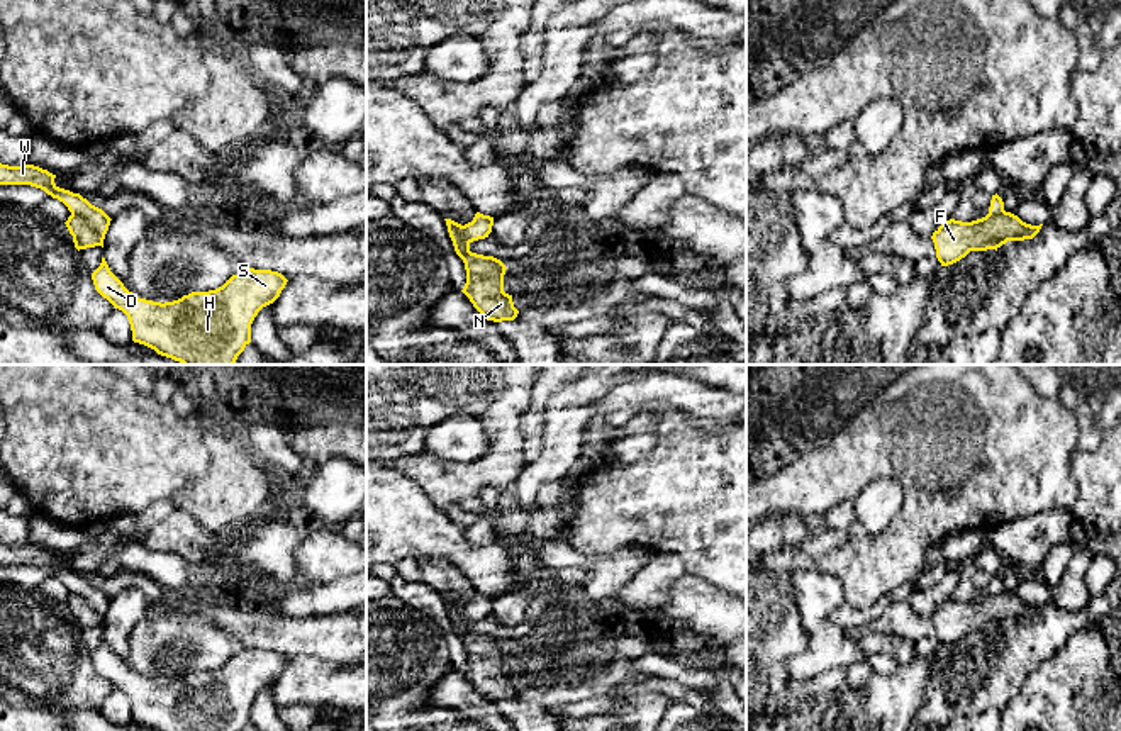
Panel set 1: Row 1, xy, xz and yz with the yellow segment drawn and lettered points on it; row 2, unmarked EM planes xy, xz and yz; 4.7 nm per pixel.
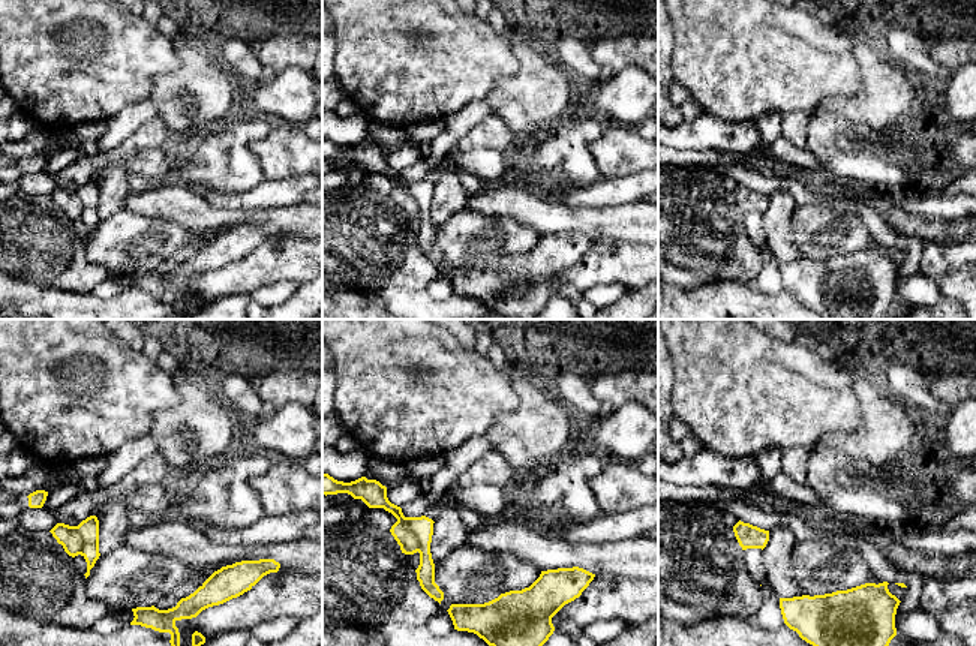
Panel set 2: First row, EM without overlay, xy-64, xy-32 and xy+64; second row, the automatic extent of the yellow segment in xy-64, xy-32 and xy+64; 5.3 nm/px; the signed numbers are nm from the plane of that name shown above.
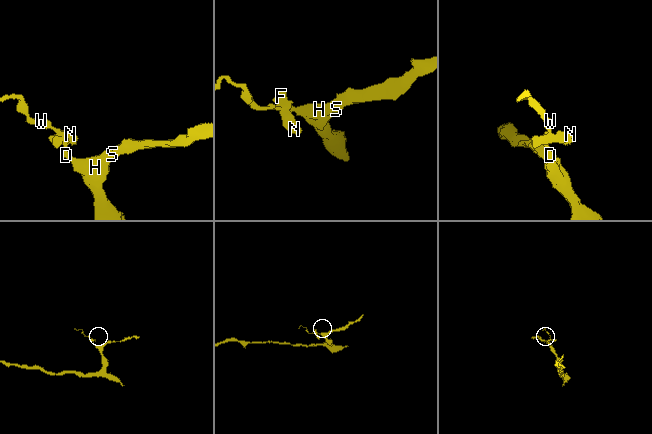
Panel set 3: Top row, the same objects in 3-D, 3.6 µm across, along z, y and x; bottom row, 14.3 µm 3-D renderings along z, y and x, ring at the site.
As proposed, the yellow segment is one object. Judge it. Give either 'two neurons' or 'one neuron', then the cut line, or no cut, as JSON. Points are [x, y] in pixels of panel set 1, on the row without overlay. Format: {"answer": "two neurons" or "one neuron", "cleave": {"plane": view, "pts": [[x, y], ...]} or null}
{"answer": "two neurons", "cleave": {"plane": "xy", "pts": [[72, 592], [83, 597], [104, 618]]}}

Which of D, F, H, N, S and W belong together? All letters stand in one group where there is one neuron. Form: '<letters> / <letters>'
D H S W / F N

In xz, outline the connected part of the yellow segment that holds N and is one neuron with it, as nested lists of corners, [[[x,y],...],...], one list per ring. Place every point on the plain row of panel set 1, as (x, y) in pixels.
[[[451,599],[444,600],[455,631],[466,650],[466,663],[461,672],[487,700],[514,700],[519,690],[514,687],[512,675],[504,672],[505,645],[494,636],[471,633],[470,621],[461,616],[463,605]]]

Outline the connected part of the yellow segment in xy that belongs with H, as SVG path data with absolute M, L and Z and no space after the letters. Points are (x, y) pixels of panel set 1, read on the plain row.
M105 638L92 660L95 670L127 695L132 721L154 731L244 731L254 697L288 661L278 651L244 648L215 670L161 684L129 672Z

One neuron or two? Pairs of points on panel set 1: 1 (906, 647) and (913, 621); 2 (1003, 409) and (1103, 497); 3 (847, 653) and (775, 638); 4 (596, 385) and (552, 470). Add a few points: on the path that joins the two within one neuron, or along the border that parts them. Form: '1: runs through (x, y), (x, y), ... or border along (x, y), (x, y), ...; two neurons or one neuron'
1: border along (869, 631), (896, 633), (913, 643); two neurons
2: border along (1076, 450), (1070, 474), (1077, 501), (1072, 509); two neurons
3: border along (799, 614), (804, 647), (782, 662); two neurons
4: runs through (572, 402), (558, 409), (558, 446); one neuron

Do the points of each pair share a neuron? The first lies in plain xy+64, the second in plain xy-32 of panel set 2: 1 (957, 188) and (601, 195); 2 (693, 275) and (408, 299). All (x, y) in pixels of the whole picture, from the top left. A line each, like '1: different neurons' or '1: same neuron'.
1: same neuron
2: different neurons

